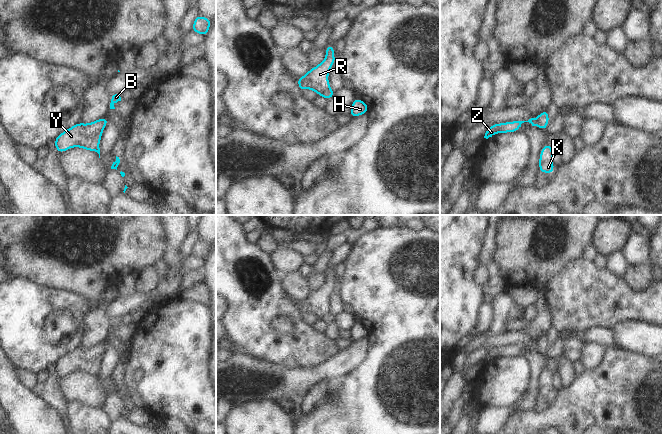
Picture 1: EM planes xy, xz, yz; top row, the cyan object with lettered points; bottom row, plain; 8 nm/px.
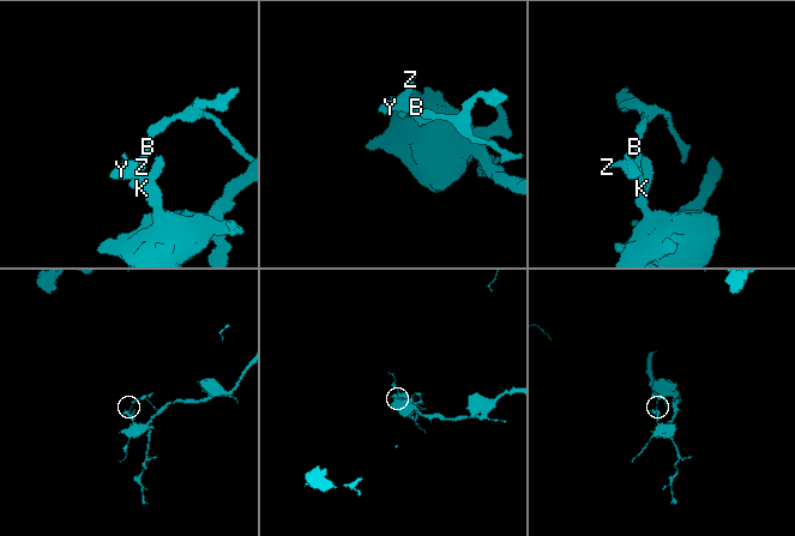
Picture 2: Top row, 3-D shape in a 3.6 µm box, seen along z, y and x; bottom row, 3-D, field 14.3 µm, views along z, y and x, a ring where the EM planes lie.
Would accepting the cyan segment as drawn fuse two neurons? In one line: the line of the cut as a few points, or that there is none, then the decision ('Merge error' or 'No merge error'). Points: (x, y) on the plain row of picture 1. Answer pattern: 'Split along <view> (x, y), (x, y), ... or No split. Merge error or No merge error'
Split along xz (329, 311), (320, 318). Merge error

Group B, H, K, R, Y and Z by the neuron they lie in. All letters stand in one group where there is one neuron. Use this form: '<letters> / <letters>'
B / H K R Y Z

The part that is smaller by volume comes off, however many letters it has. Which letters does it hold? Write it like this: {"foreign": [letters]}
{"foreign": ["B"]}

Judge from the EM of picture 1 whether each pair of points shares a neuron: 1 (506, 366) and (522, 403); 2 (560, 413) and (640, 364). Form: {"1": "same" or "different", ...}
{"1": "different", "2": "same"}

